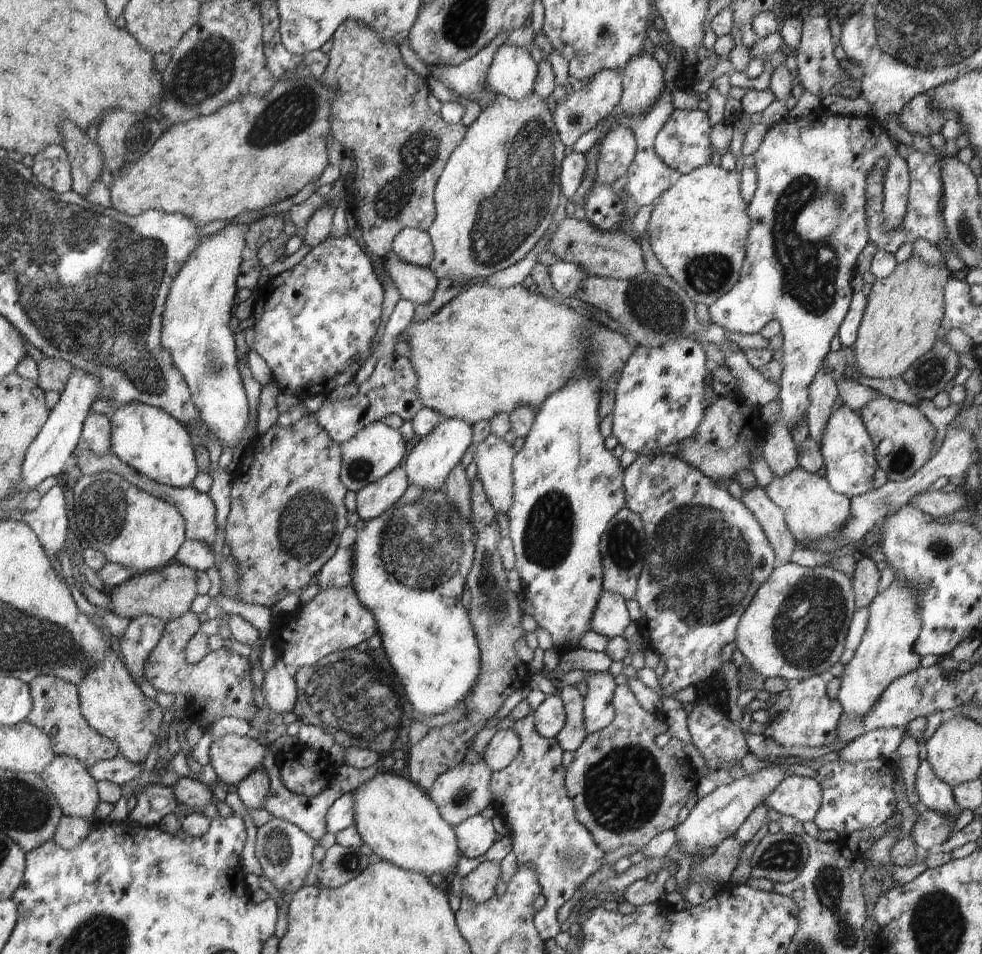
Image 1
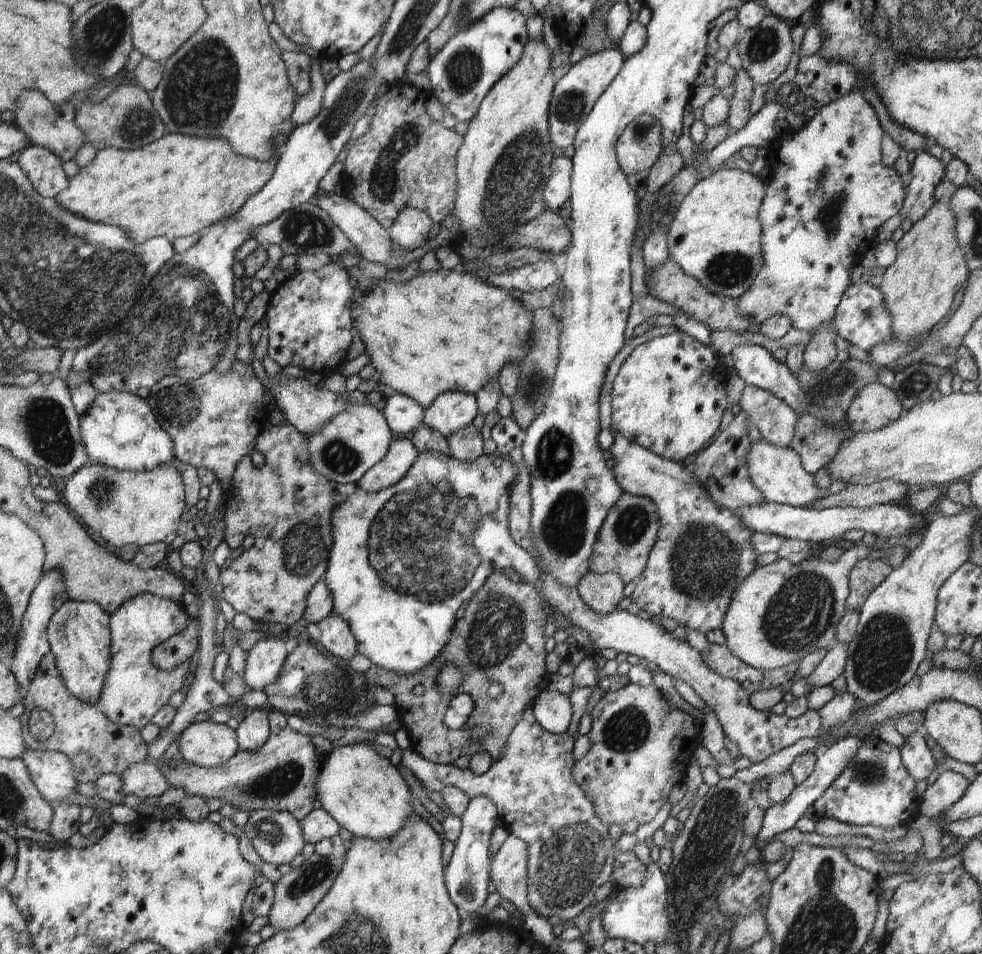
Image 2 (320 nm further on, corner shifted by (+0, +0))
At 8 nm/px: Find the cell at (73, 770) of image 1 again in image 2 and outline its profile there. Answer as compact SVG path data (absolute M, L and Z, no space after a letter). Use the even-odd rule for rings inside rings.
M26 748L22 760L36 788L49 803L62 802L76 793L76 769L64 753Z

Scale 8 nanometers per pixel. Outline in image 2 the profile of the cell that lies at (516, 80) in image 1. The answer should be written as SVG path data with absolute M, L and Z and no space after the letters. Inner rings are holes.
M500 6L459 30L429 60L428 78L434 95L457 122L470 122L488 91L517 64L529 39L522 11Z

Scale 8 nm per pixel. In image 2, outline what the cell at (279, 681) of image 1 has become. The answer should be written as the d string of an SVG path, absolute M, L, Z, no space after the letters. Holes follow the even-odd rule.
M266 637L257 641L248 651L243 679L252 689L263 688L277 681L286 657L287 645L282 638Z

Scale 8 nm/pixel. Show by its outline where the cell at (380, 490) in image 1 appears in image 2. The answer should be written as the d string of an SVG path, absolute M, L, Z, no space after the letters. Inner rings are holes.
M395 436L389 444L386 456L372 466L356 485L369 493L394 486L406 476L418 453L408 436Z

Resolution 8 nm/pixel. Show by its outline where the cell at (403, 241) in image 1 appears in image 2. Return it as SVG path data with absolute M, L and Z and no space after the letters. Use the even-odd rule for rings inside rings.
M418 207L403 208L388 229L391 240L402 248L414 250L426 243L433 220Z

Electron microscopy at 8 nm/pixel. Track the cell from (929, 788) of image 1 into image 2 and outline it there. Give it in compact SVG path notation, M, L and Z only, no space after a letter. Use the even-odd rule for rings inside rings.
M914 731L905 737L905 742L899 749L902 762L915 781L926 780L938 766L923 731Z

